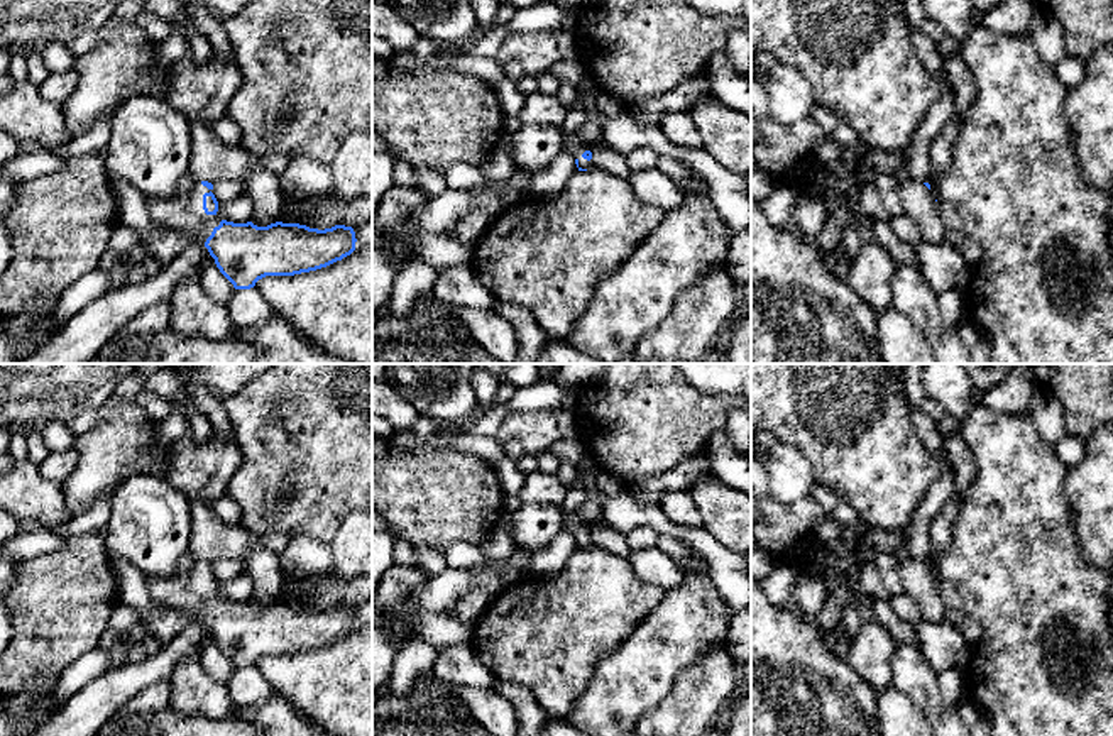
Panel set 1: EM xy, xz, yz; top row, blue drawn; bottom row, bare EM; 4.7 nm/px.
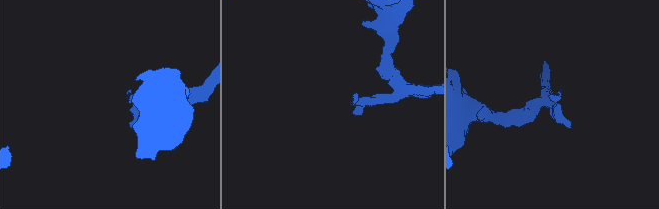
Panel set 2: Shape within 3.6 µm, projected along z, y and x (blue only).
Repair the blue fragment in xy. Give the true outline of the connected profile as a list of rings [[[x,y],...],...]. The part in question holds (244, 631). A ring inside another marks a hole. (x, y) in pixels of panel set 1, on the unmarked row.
[[[196,560],[188,572],[174,574],[167,579],[147,577],[147,592],[154,604],[189,612],[196,621],[203,623],[220,651],[235,668],[250,668],[266,655],[294,655],[316,650],[342,640],[355,629],[355,611],[345,604],[318,609],[299,602],[276,601],[257,606],[252,601],[233,602],[222,599],[217,594],[218,580],[211,568],[211,562]]]

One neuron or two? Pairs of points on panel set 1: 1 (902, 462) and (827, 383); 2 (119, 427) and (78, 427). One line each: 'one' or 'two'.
1: one
2: two

